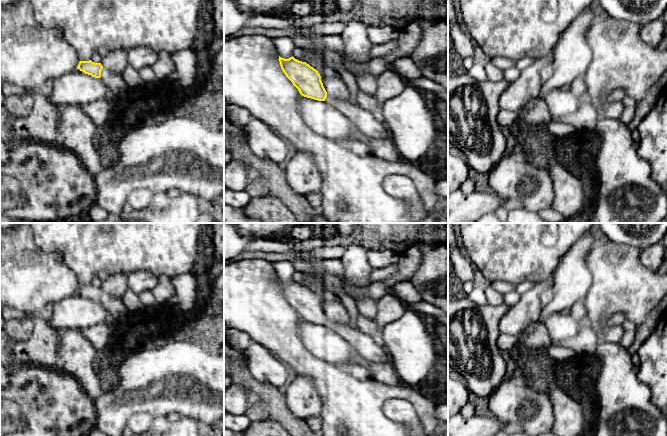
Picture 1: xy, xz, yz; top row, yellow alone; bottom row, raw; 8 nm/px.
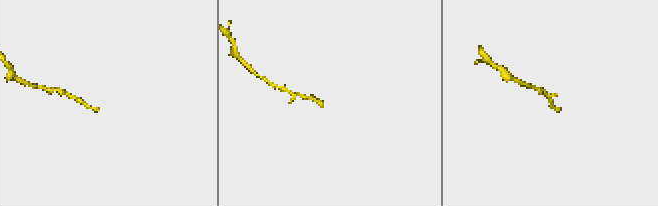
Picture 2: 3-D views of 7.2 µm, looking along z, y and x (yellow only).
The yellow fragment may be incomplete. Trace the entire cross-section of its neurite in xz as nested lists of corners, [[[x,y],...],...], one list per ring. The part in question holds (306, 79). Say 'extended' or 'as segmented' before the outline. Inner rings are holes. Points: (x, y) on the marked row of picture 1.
extended; [[[279,56],[278,60],[282,71],[302,96],[325,101],[332,105],[348,117],[368,139],[388,139],[391,137],[385,124],[377,120],[372,113],[349,101],[330,97],[323,86],[320,74],[309,64],[299,61],[293,56],[289,59]]]

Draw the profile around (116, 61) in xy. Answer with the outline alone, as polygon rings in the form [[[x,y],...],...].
[[[116,49],[103,56],[101,65],[112,72],[122,74],[129,65],[127,60],[127,50]]]

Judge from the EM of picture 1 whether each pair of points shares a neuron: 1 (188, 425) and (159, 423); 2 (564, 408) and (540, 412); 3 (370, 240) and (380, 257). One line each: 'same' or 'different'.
1: same
2: different
3: different

